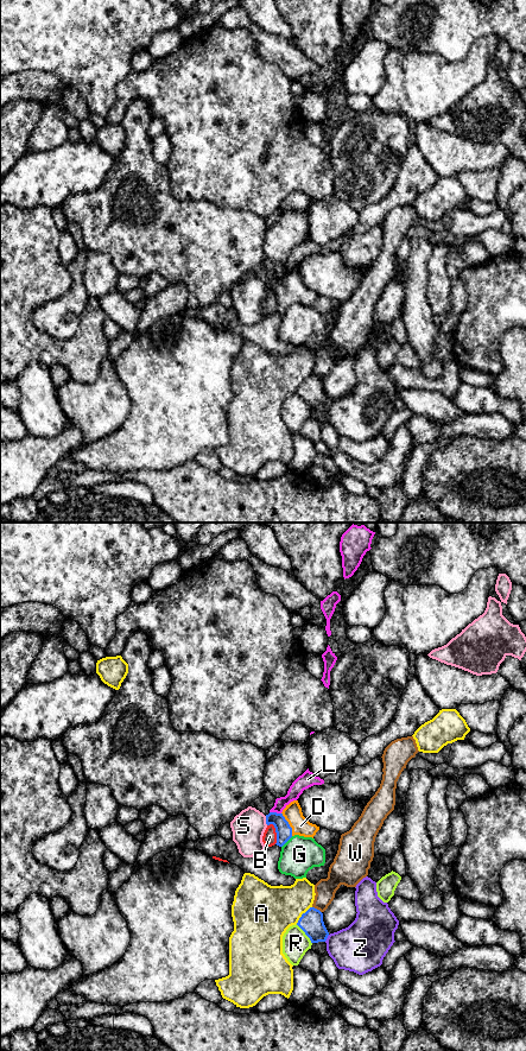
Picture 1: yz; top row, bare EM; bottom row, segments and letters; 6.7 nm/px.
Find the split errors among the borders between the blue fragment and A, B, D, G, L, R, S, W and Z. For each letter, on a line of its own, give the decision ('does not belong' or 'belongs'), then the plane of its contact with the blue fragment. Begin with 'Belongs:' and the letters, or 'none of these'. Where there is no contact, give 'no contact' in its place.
Belongs: D
A: does not belong; contact in yz
B: does not belong; contact in yz
D: belongs; contact in yz
G: does not belong; contact in yz
L: does not belong; contact in yz
R: does not belong; contact in yz
S: does not belong; contact in yz
W: does not belong; contact in yz
Z: does not belong; contact in yz

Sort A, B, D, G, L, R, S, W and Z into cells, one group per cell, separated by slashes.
A / B L / D / G / R / S / W / Z

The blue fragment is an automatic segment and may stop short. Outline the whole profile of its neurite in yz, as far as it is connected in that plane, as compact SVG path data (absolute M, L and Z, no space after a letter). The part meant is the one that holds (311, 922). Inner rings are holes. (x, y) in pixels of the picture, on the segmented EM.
M310 907L303 913L297 925L305 932L311 943L325 942L329 936L323 922L323 913L315 907Z

